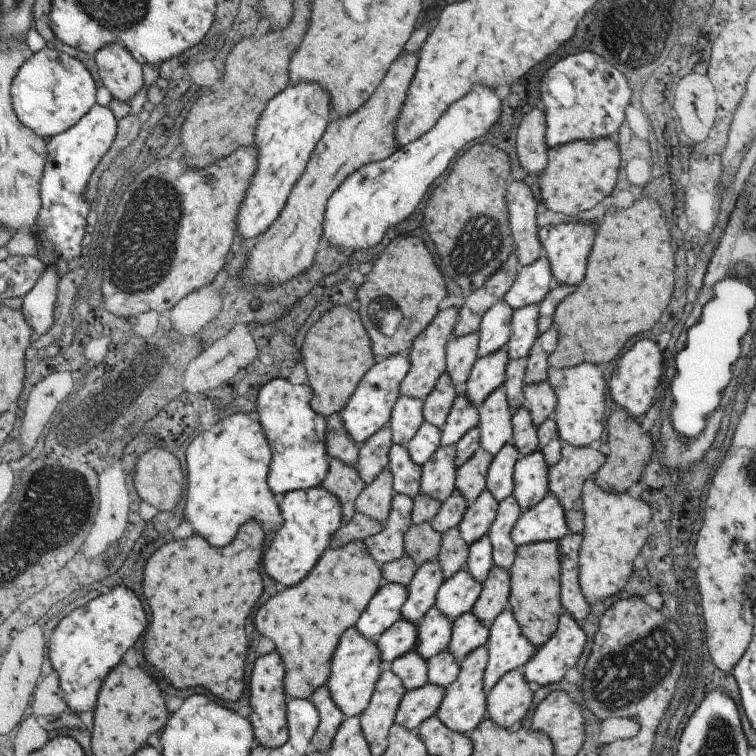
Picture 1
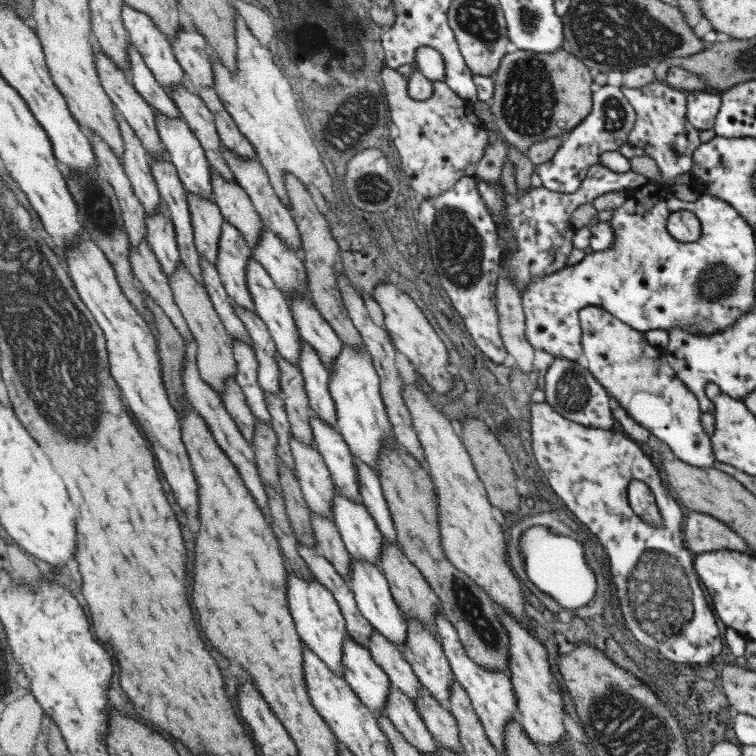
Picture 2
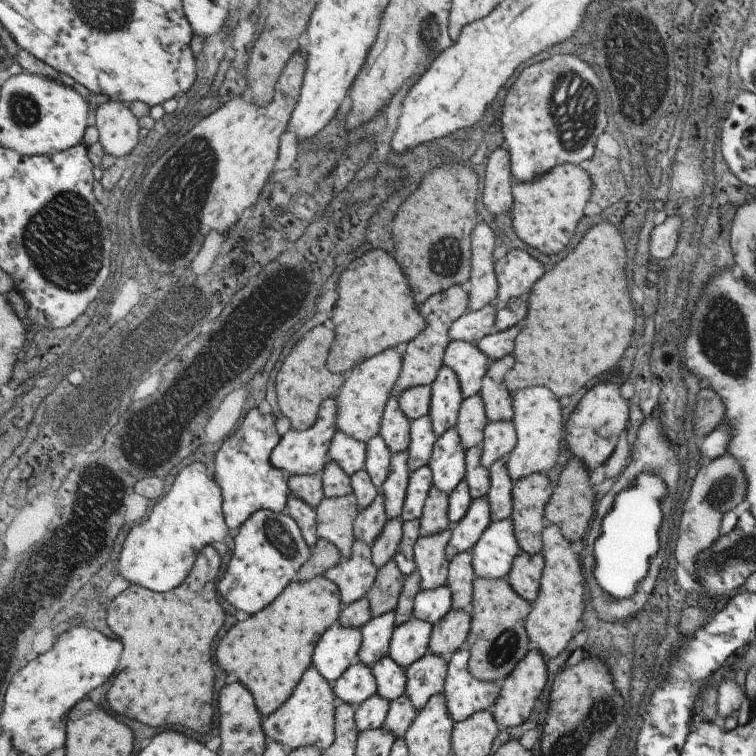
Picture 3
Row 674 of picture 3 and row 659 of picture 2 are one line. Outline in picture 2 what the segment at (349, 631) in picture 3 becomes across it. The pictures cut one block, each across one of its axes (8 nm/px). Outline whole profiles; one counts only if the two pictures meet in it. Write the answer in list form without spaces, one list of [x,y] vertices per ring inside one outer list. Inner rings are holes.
[[[289,572],[289,602],[291,602],[291,614],[297,622],[297,630],[303,636],[303,642],[315,650],[329,666],[335,670],[341,678],[345,676],[343,666],[343,646],[347,642],[349,630],[347,630],[347,618],[343,616],[343,610],[339,606],[339,600],[327,590],[327,586],[321,580],[305,580],[297,572]]]

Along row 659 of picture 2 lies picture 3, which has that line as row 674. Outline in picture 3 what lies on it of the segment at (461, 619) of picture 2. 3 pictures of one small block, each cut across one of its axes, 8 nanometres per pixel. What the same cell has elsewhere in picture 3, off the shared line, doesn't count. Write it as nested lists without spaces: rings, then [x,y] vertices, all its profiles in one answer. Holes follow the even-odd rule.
[[[475,578],[473,580],[473,594],[471,594],[471,628],[465,640],[465,648],[469,650],[469,662],[467,672],[481,680],[481,682],[503,682],[515,664],[525,658],[525,654],[531,650],[531,642],[525,632],[525,620],[531,612],[531,604],[523,600],[507,580],[485,580]]]

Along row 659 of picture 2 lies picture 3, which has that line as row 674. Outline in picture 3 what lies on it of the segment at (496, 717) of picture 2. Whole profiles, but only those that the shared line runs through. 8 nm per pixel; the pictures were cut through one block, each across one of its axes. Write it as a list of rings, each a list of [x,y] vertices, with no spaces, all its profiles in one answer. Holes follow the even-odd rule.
[[[461,646],[447,658],[447,676],[443,684],[443,696],[447,712],[453,722],[463,722],[475,712],[491,710],[499,696],[499,682],[481,682],[467,672],[469,650]]]

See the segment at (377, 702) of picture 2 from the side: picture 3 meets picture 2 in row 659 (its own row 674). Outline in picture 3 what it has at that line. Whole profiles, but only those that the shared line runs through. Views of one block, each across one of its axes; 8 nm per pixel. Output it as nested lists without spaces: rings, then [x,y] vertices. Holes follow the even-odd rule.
[[[361,662],[351,666],[343,674],[343,678],[339,678],[339,682],[333,684],[333,688],[335,688],[335,696],[339,704],[343,702],[355,708],[365,704],[369,698],[373,698],[379,692],[379,684],[373,674],[373,668]]]

